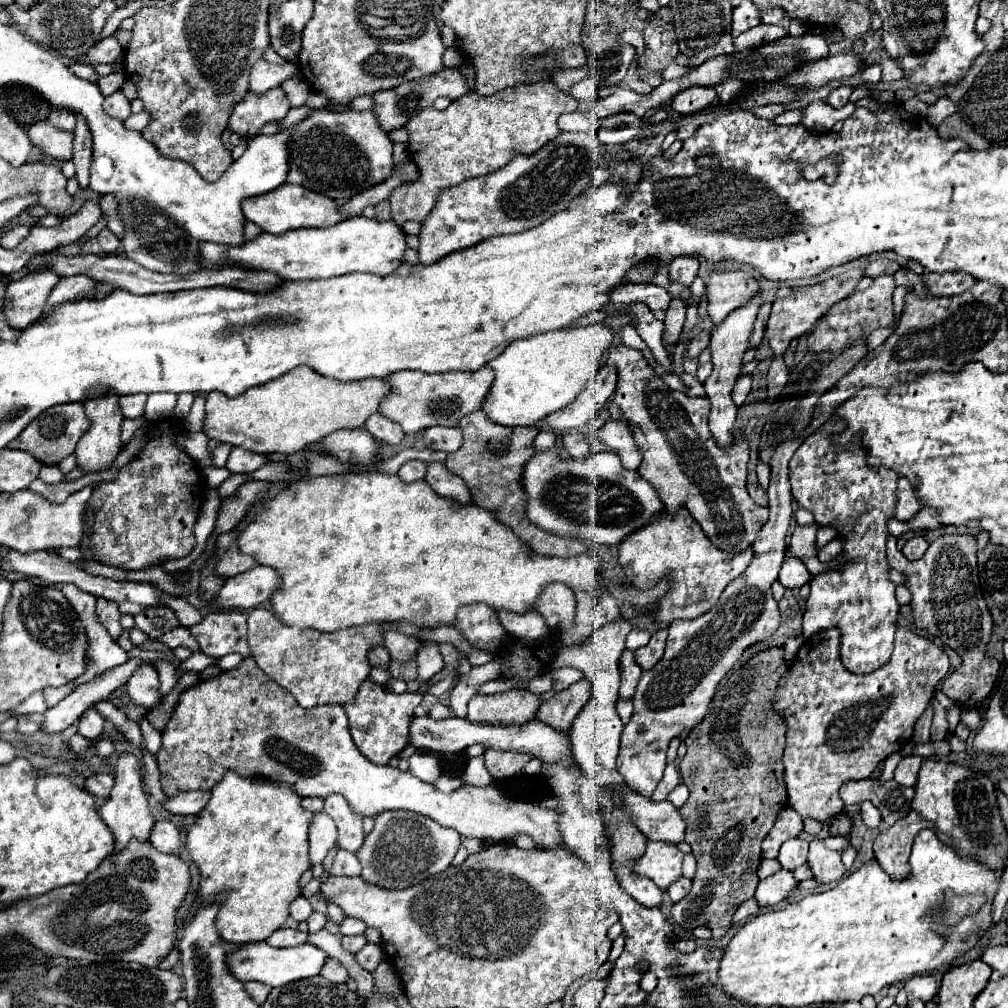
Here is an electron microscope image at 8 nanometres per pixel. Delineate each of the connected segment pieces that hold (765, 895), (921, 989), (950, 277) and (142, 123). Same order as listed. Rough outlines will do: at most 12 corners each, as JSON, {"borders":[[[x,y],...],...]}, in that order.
{"borders":[[[777,870],[761,880],[755,900],[761,910],[777,906],[795,888],[793,872]],[[931,976],[905,982],[909,1000],[929,1002],[937,994]],[[927,272],[933,296],[957,296],[977,280],[967,272]],[[143,110],[125,120],[129,130],[143,130],[149,114]]]}

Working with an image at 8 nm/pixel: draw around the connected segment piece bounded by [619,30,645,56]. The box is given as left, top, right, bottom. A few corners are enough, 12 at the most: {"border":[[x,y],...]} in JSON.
{"border":[[635,30],[623,32],[621,45],[630,44],[641,56],[645,50],[643,34]]}

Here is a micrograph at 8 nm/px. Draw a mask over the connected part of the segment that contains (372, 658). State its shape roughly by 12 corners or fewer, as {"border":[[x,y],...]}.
{"border":[[371,646],[367,658],[371,666],[389,666],[389,652]]}

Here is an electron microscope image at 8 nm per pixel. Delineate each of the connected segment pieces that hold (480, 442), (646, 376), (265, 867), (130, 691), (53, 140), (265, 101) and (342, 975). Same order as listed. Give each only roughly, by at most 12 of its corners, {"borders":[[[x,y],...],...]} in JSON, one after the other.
{"borders":[[[461,418],[445,466],[471,502],[501,514],[535,552],[581,554],[575,538],[537,530],[519,486],[537,428]],[[613,346],[609,404],[667,510],[719,550],[767,522],[747,494],[749,440],[721,448],[709,400]],[[227,770],[189,826],[199,902],[235,944],[281,928],[313,812]],[[135,670],[127,696],[147,710],[163,702],[157,672]],[[39,120],[27,130],[47,156],[71,160],[73,134]],[[281,88],[249,92],[233,110],[229,130],[253,138],[289,112]],[[329,958],[321,976],[341,984],[347,980],[347,970],[335,958]]]}

